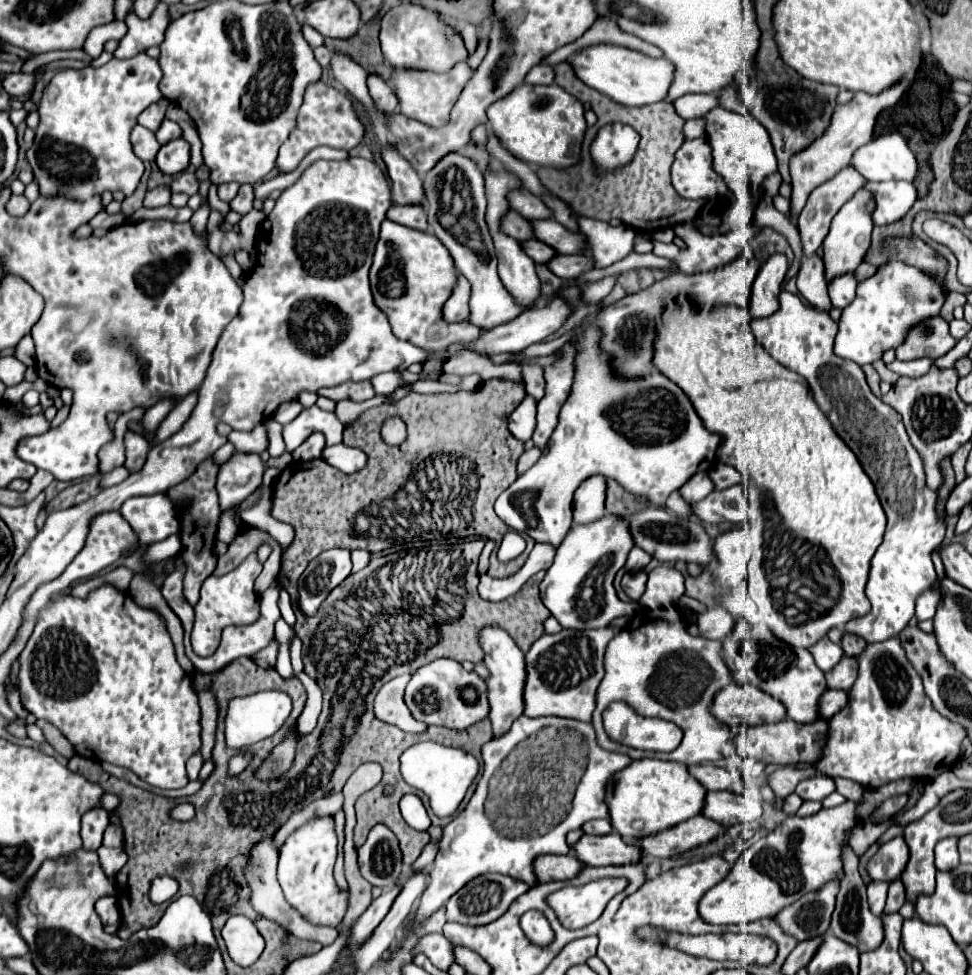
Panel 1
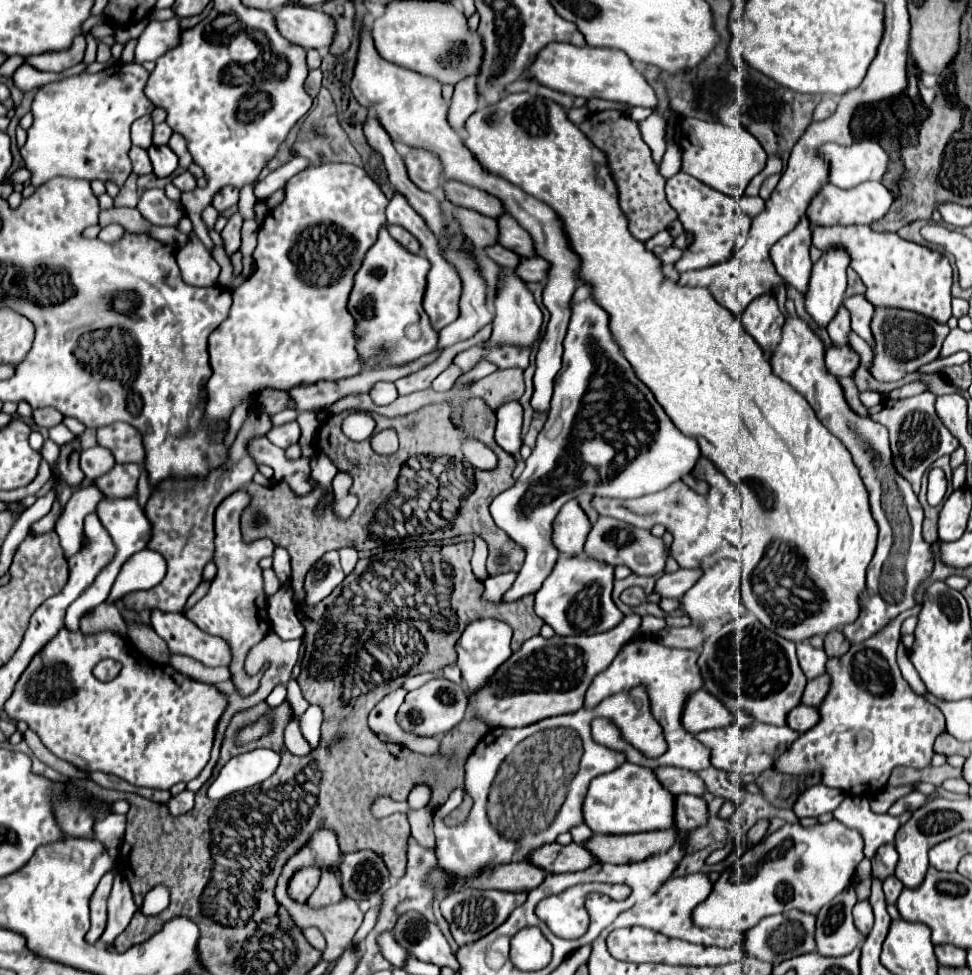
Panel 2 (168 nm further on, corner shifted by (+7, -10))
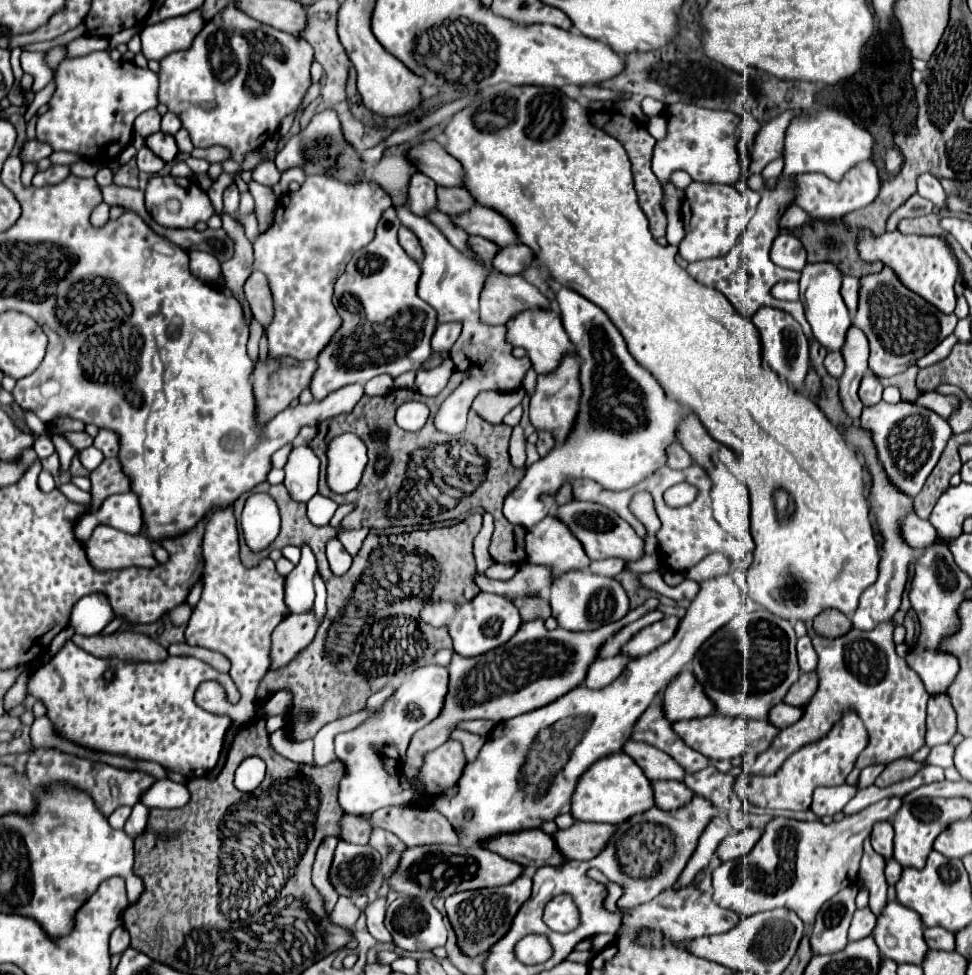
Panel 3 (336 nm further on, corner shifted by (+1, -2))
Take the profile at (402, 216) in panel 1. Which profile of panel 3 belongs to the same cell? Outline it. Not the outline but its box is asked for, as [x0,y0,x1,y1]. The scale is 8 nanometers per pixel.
[398,226,424,262]

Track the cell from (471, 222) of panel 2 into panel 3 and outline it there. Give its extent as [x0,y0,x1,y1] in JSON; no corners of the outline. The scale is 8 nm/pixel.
[438,186,476,216]

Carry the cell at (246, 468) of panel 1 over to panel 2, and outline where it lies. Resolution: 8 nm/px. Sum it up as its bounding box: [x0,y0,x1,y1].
[184,490,274,696]

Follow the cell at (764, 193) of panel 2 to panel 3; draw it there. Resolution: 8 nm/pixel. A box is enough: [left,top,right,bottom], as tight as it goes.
[761,158,784,179]

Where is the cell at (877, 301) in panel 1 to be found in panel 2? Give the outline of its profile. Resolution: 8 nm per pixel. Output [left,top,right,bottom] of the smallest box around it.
[826,346,860,378]

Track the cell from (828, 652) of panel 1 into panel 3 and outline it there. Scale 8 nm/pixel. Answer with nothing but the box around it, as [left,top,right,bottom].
[796,636,818,672]

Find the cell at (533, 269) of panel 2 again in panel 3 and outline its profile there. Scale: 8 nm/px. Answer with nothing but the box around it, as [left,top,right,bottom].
[492,244,536,274]

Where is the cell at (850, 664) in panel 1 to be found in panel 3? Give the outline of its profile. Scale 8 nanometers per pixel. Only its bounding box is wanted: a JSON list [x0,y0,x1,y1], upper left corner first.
[784,672,818,706]

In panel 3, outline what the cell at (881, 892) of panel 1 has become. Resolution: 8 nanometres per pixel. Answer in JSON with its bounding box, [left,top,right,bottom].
[848,906,876,942]

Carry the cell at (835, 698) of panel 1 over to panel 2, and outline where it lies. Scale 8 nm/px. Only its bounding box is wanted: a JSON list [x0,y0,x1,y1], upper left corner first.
[786,704,818,734]

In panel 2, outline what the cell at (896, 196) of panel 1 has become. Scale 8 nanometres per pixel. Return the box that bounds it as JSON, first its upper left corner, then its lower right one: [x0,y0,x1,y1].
[806,182,894,226]

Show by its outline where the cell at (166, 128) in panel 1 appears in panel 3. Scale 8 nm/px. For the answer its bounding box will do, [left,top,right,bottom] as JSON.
[162,112,182,136]

